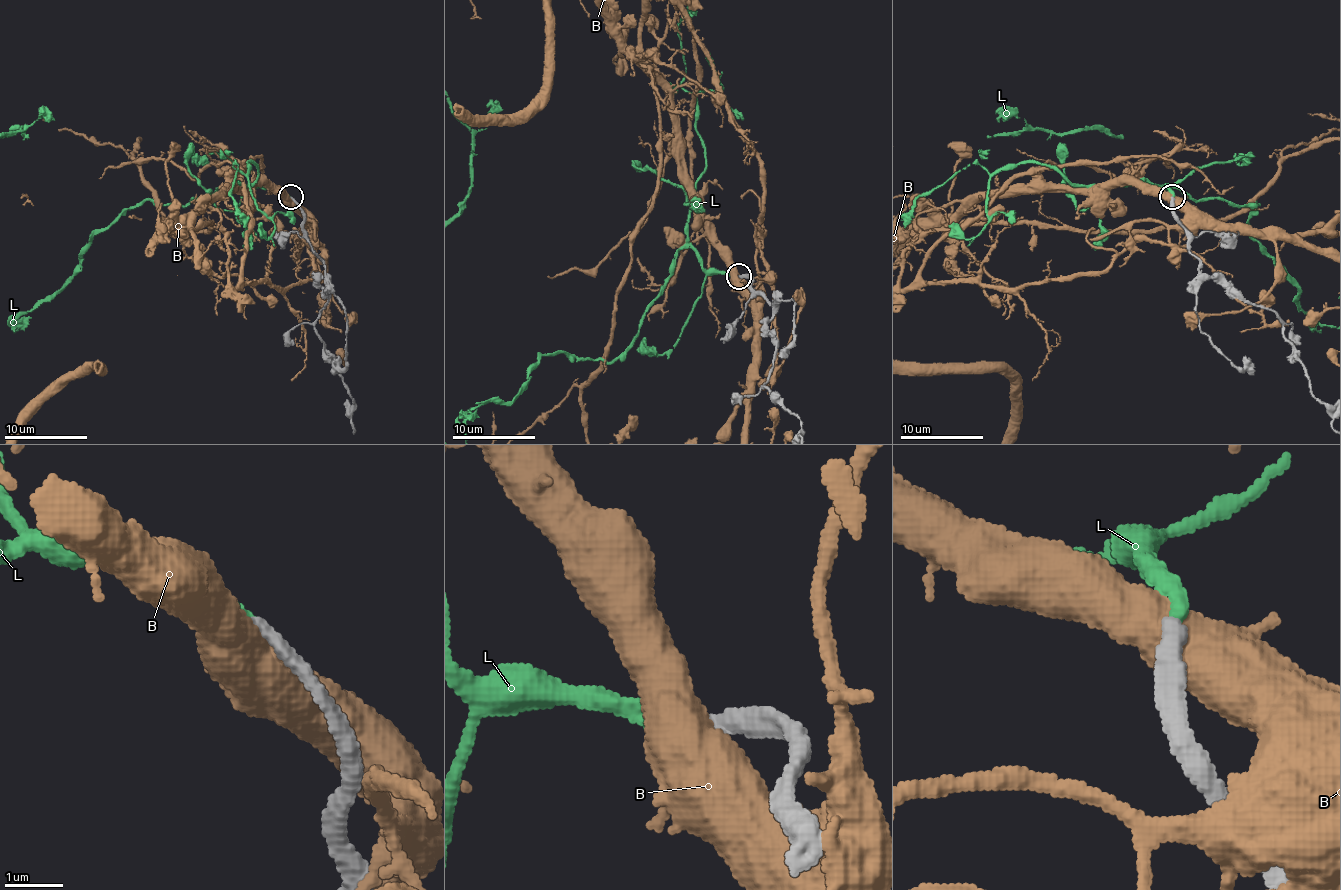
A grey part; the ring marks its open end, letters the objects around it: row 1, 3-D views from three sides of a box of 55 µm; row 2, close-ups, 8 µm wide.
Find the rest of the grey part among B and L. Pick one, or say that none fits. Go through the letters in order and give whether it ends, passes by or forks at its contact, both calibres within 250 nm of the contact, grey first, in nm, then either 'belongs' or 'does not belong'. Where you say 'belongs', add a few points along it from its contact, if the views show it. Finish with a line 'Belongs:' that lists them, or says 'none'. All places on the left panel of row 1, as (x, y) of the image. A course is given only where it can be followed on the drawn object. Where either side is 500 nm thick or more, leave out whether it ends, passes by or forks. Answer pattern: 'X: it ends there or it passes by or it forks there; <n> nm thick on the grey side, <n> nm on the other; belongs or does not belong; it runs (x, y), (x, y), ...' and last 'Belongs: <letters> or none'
B: 320 nm thick on the grey side, 750 nm on the other; does not belong
L: it ends there; 280 nm thick on the grey side, 220 nm on the other; belongs
Belongs: L

